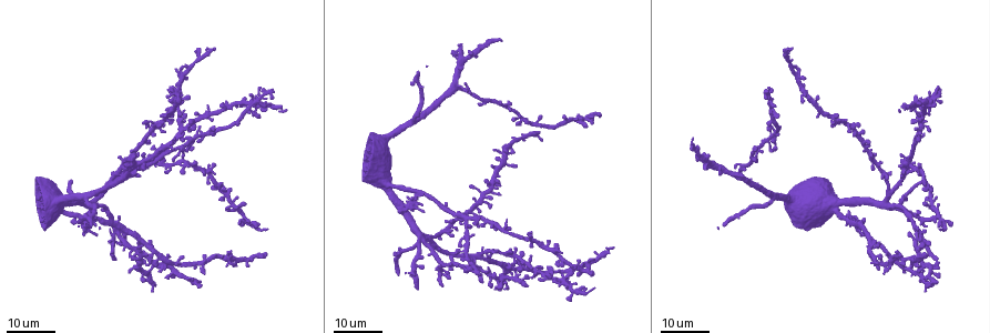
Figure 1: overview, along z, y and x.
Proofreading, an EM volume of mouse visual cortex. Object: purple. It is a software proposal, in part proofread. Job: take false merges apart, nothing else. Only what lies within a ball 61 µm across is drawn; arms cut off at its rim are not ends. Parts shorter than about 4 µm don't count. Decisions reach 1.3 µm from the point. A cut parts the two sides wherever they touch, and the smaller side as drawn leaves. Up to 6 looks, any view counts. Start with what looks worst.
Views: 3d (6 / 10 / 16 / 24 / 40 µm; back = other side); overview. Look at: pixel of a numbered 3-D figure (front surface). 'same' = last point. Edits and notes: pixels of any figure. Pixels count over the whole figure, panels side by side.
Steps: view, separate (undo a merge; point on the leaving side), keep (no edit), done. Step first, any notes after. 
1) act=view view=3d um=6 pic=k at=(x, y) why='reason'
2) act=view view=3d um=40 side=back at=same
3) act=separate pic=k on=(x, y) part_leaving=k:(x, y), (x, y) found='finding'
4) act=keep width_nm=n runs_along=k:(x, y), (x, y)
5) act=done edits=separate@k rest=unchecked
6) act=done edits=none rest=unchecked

act=view view=3d um=16 pic=1 at=(182, 127) why='four arms meet'

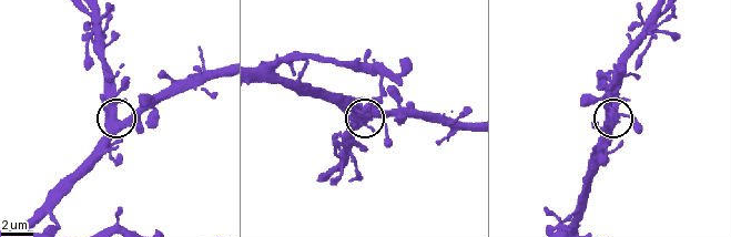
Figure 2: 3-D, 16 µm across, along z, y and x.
act=view view=3d um=6 pic=2 at=(115, 119) why='zoom in'

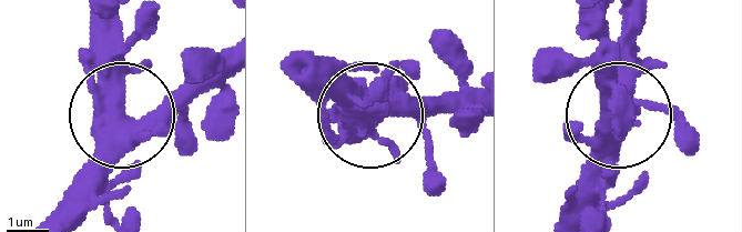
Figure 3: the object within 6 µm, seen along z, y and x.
act=keep found='continuous, no second cell'

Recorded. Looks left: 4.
act=view view=3d um=16 pic=1 at=(760, 148) why='four arms meet'

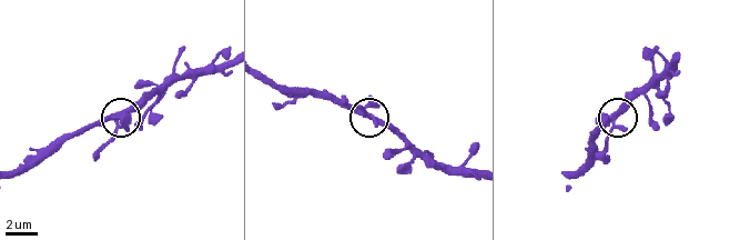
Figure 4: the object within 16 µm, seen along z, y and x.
act=view view=3d um=10 pic=4 at=(365, 114)

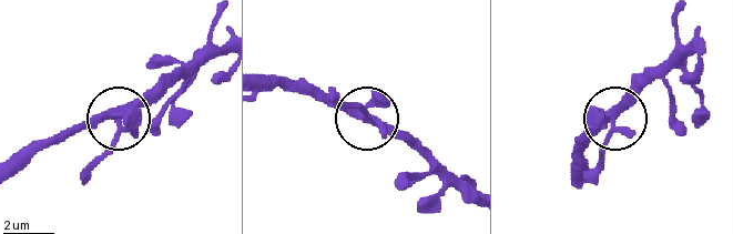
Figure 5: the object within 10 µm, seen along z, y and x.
act=keep runs_along=5:(14, 173), (79, 130), (114, 122), (112, 139), (87, 169) found='continuous, no second cell'

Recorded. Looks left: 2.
act=view view=3d um=16 pic=1 at=(457, 83)

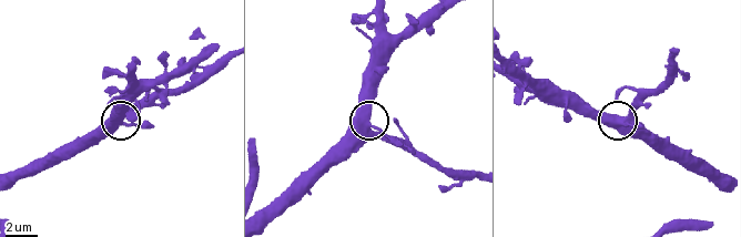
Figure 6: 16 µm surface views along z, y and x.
act=view view=3d um=10 pic=6 at=(370, 123) why='closer look'

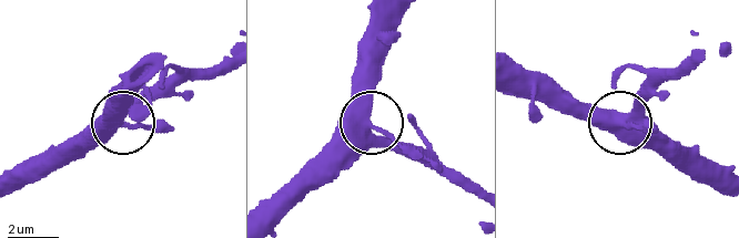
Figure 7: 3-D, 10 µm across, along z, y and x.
act=keep runs_along=7:(725, 190), (617, 123), (556, 109) found='all the same cell'

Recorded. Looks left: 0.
act=done edits=none rest=unchecked

